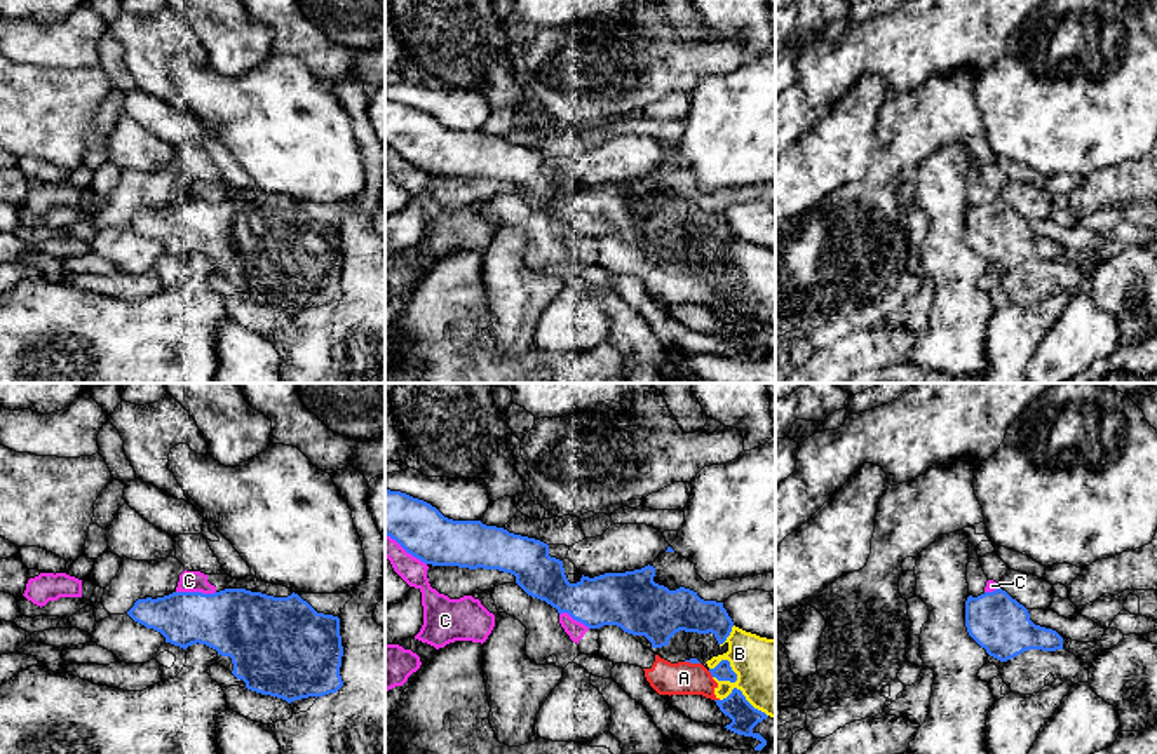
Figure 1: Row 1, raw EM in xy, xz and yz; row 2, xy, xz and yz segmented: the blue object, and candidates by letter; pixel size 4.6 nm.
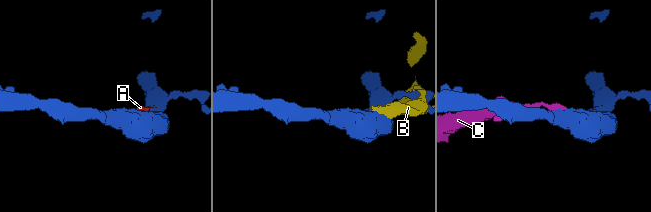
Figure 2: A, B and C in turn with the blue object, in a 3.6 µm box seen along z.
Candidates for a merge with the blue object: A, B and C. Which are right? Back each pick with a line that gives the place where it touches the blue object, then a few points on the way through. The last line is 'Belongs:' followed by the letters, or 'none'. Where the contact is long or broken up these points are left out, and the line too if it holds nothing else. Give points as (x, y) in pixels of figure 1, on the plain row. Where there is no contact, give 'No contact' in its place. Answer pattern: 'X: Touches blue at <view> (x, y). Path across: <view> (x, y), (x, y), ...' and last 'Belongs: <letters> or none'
Belongs: none

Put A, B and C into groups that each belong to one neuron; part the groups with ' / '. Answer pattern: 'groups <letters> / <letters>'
groups A B / C

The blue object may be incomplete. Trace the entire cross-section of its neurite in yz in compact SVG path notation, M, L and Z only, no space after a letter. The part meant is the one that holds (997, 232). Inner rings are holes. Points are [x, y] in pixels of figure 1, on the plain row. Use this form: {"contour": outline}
{"contour": "M1000 197L967 207L965 237L969 246L1000 272L1028 259L1063 259L1063 247L1052 239L1035 235L1028 219Z"}

